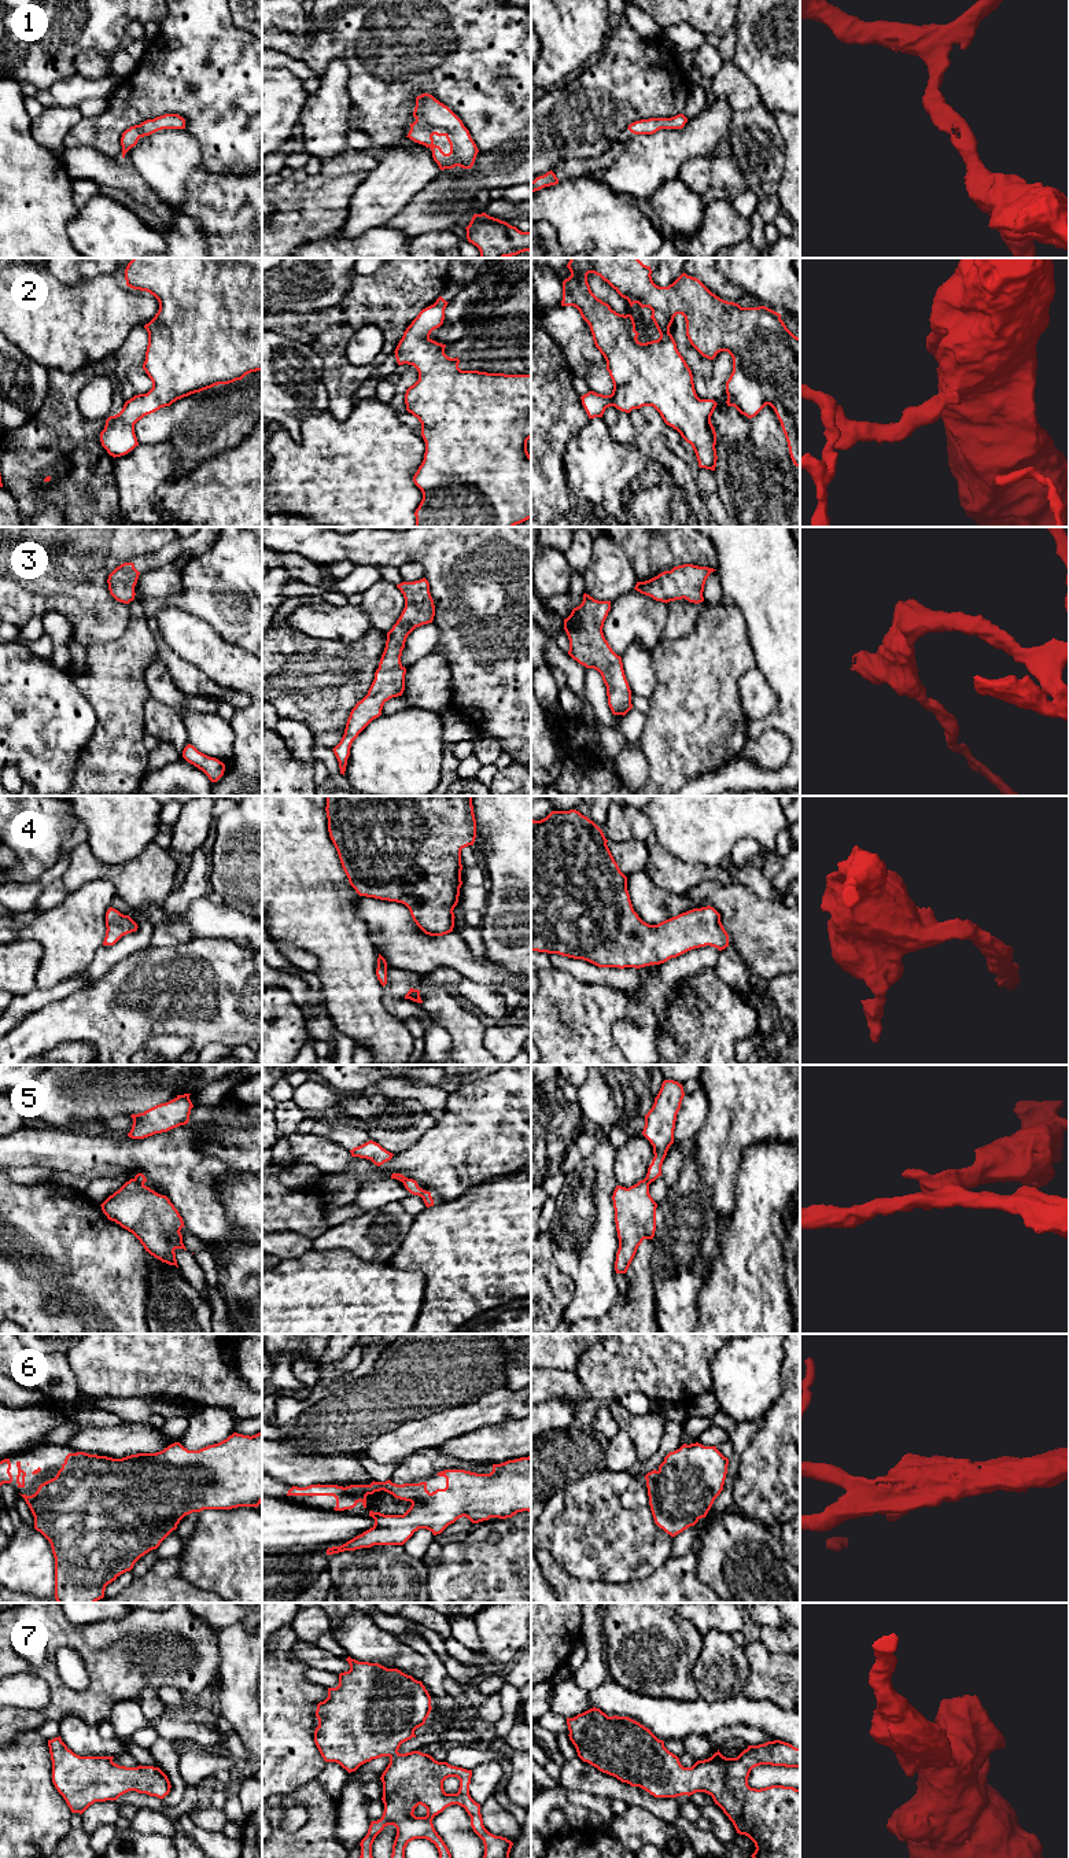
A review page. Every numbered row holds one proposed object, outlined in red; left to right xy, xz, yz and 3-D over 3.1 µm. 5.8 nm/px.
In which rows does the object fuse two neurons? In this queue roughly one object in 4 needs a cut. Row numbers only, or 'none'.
5

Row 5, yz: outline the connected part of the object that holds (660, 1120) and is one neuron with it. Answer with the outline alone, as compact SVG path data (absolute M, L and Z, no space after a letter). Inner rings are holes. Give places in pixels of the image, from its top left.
M664 1080L652 1109L645 1114L642 1135L653 1146L655 1154L645 1177L649 1183L661 1176L663 1161L674 1143L677 1114L683 1096L682 1084L674 1080Z

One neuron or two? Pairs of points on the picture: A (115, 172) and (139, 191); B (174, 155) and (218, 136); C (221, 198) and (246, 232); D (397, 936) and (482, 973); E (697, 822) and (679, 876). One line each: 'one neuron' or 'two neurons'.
A: one neuron
B: two neurons
C: one neuron
D: one neuron
E: two neurons

